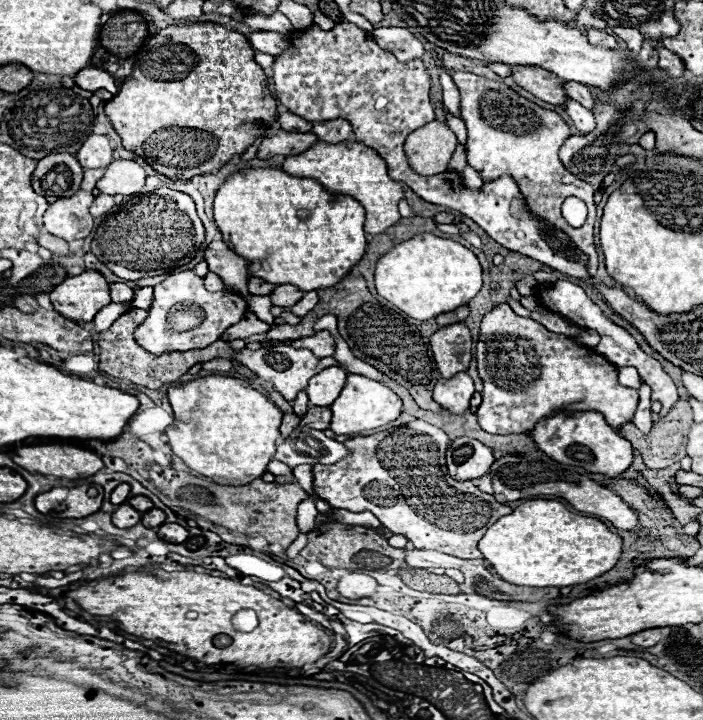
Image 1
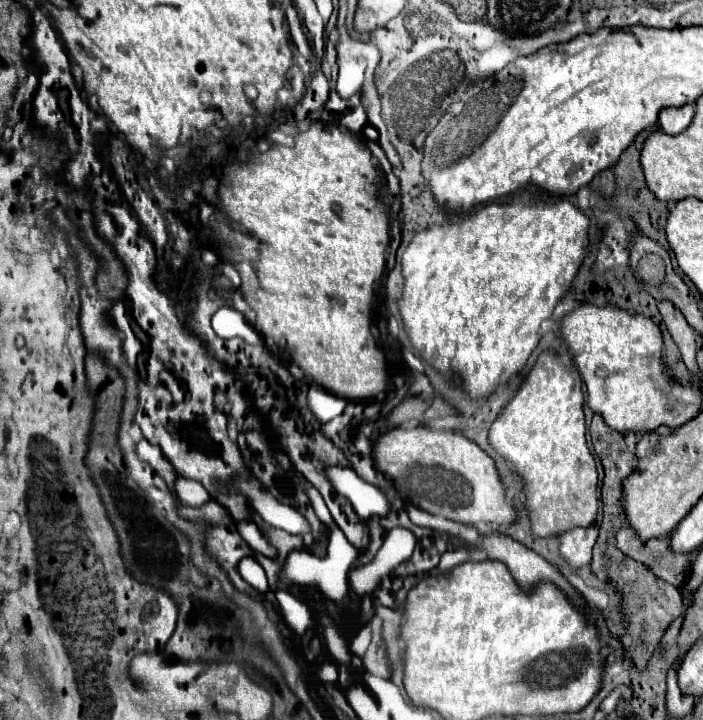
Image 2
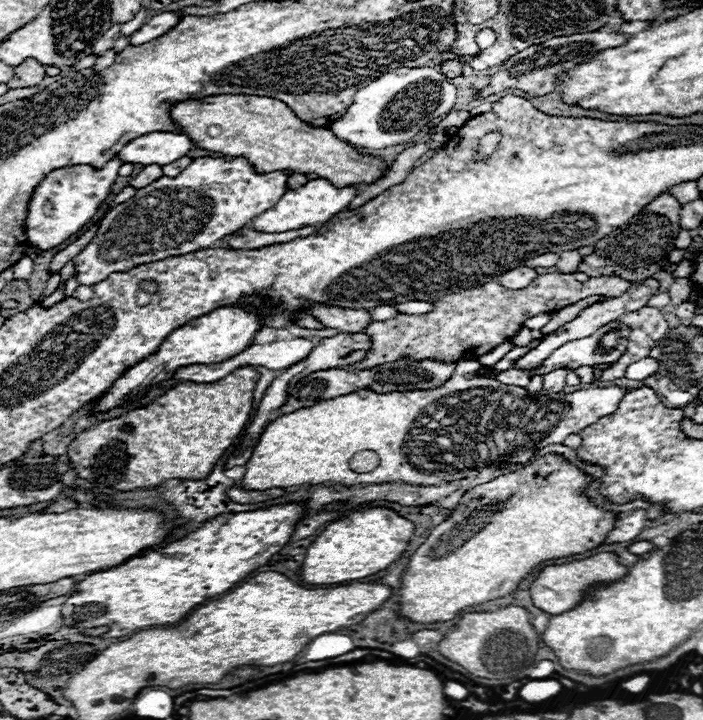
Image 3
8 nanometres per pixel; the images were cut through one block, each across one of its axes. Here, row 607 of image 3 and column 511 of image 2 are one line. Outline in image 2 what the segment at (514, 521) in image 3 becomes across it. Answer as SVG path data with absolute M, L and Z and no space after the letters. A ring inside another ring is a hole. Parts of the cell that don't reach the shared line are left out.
M540 354L528 378L508 402L502 414L494 420L488 432L490 446L514 468L524 496L524 508L530 516L532 536L548 538L562 536L572 528L588 528L598 512L598 474L596 462L586 446L584 410L582 410L580 376L576 368L570 368L568 358L556 358L552 354Z

